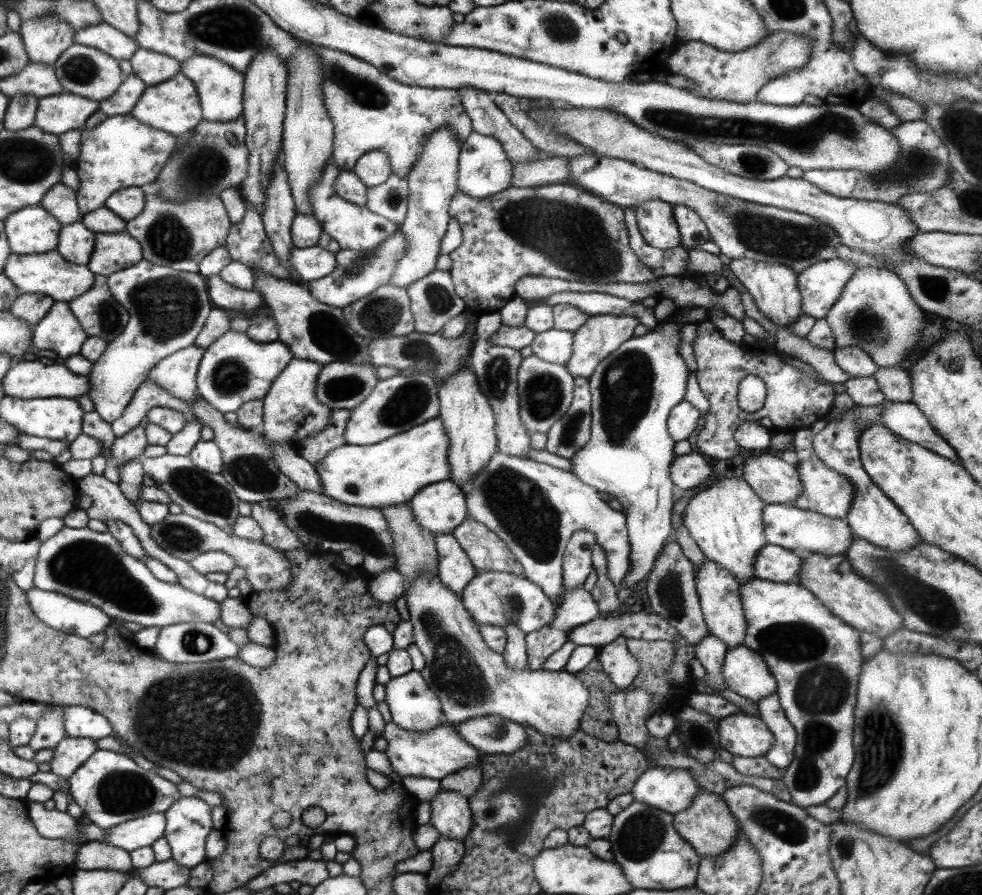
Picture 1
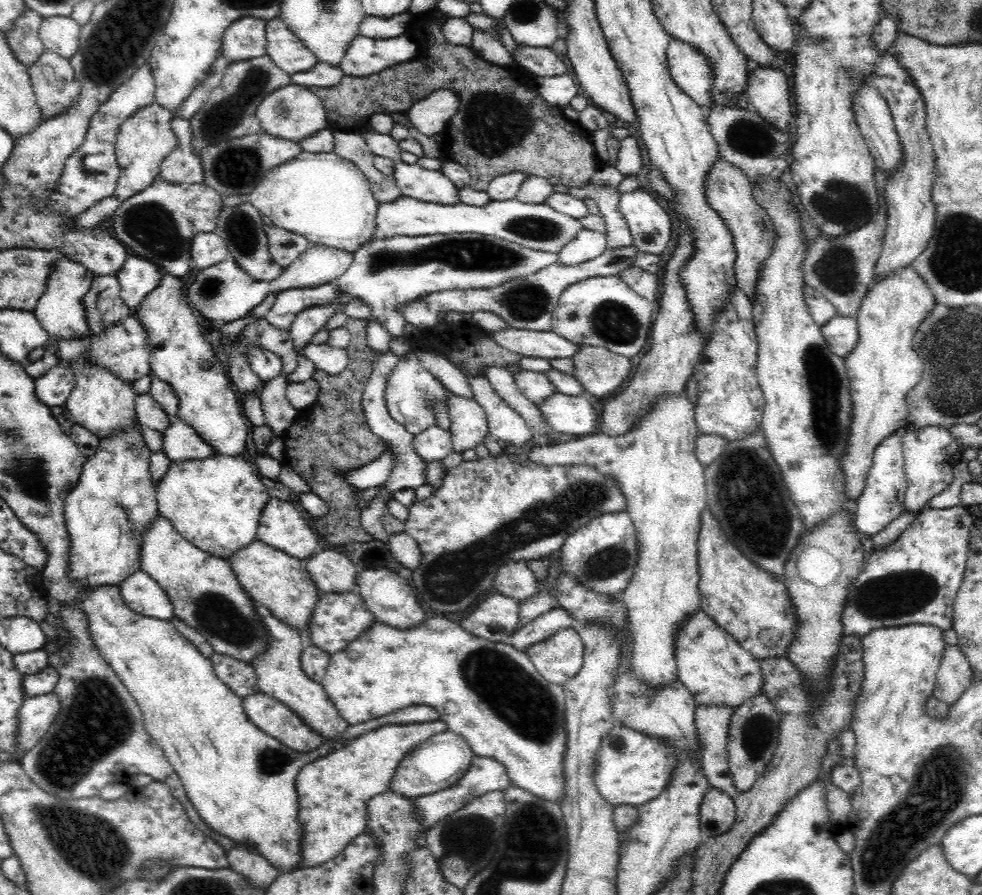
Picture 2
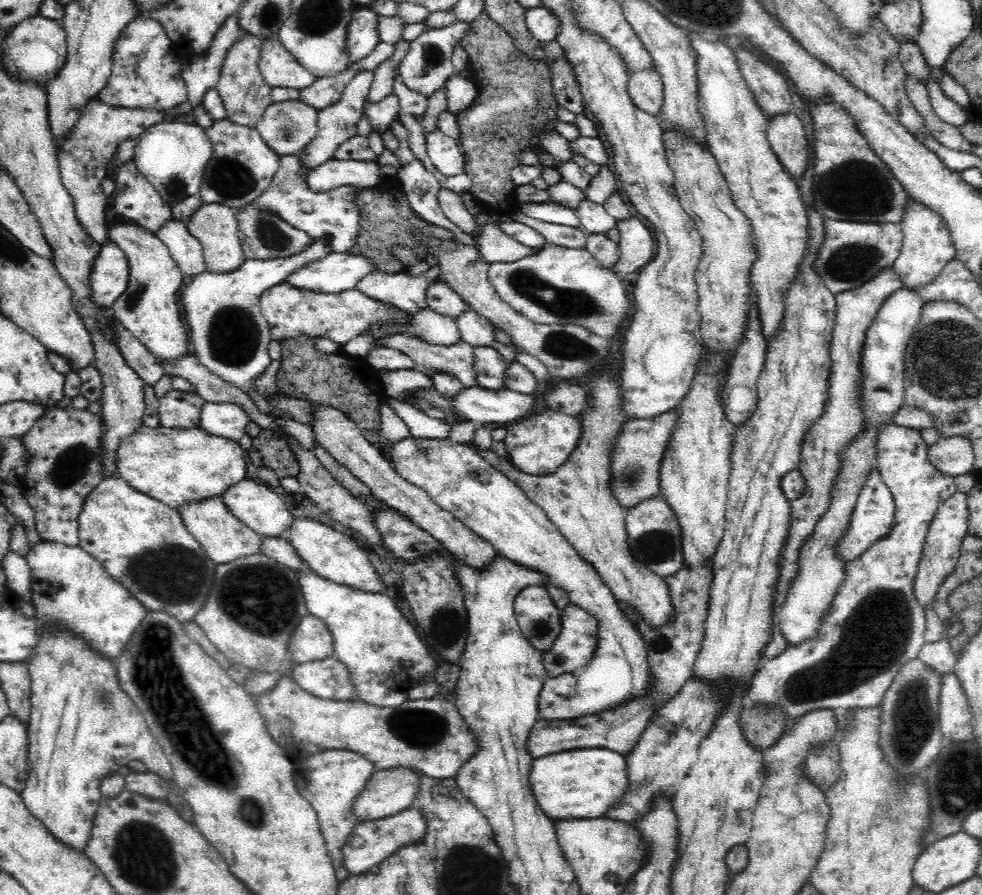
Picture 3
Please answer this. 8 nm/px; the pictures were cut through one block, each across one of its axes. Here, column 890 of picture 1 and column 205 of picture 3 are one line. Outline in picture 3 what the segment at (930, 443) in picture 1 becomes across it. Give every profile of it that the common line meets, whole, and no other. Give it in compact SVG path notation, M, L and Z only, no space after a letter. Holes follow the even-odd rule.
M206 402L202 408L202 414L200 414L198 428L206 430L212 436L220 436L220 438L238 442L244 436L248 422L250 422L250 416L244 414L234 404Z

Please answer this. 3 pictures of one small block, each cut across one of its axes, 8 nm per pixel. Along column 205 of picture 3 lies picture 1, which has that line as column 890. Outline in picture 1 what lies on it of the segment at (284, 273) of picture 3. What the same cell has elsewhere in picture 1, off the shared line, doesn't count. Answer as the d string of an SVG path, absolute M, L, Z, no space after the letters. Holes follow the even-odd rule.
M859 268L843 286L841 296L825 316L829 330L833 332L835 348L857 346L869 354L877 368L891 368L907 362L921 340L923 310L911 298L905 282L889 270Z

